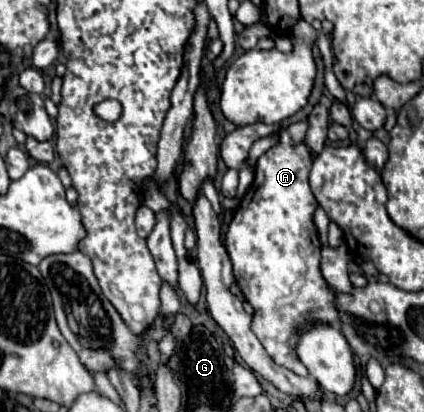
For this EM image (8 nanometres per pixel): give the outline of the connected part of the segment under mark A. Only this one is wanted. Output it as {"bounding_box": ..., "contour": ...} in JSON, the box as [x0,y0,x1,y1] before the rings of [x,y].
{"bounding_box":[225,123,341,377],"contour":[[[307,123],[289,125],[279,133],[279,145],[257,159],[251,189],[241,199],[225,233],[235,281],[253,307],[251,331],[277,365],[301,377],[307,377],[307,369],[295,351],[299,329],[313,321],[335,327],[341,323],[335,289],[321,275],[321,243],[313,223],[317,201],[307,181],[313,153],[303,143],[305,131]]]}

